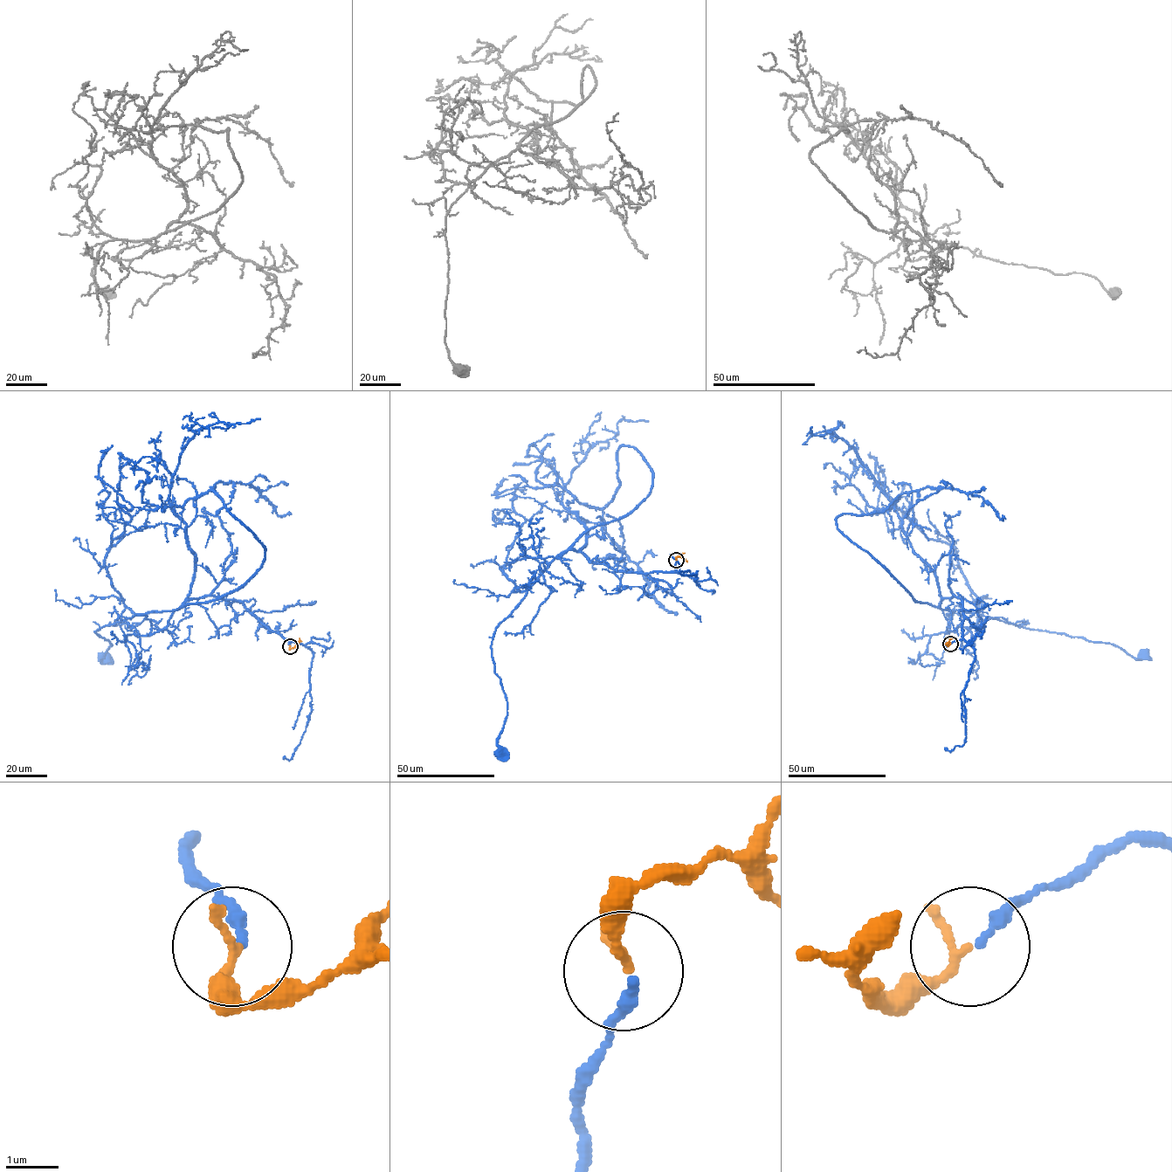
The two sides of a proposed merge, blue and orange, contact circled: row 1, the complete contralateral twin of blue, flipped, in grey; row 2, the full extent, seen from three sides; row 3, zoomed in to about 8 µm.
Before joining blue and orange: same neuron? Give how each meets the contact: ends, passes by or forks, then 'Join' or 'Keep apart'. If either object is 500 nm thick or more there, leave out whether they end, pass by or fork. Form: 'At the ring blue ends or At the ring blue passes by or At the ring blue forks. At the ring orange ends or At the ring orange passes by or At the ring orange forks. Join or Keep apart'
At the ring blue ends. At the ring orange passes by. Join

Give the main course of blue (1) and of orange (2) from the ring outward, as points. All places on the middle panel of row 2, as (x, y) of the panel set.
1: (677, 561), (676, 572), (630, 572), (569, 550), (549, 564), (492, 639), (494, 673), (507, 705), (499, 753)
2: (676, 560), (679, 556), (687, 561)

